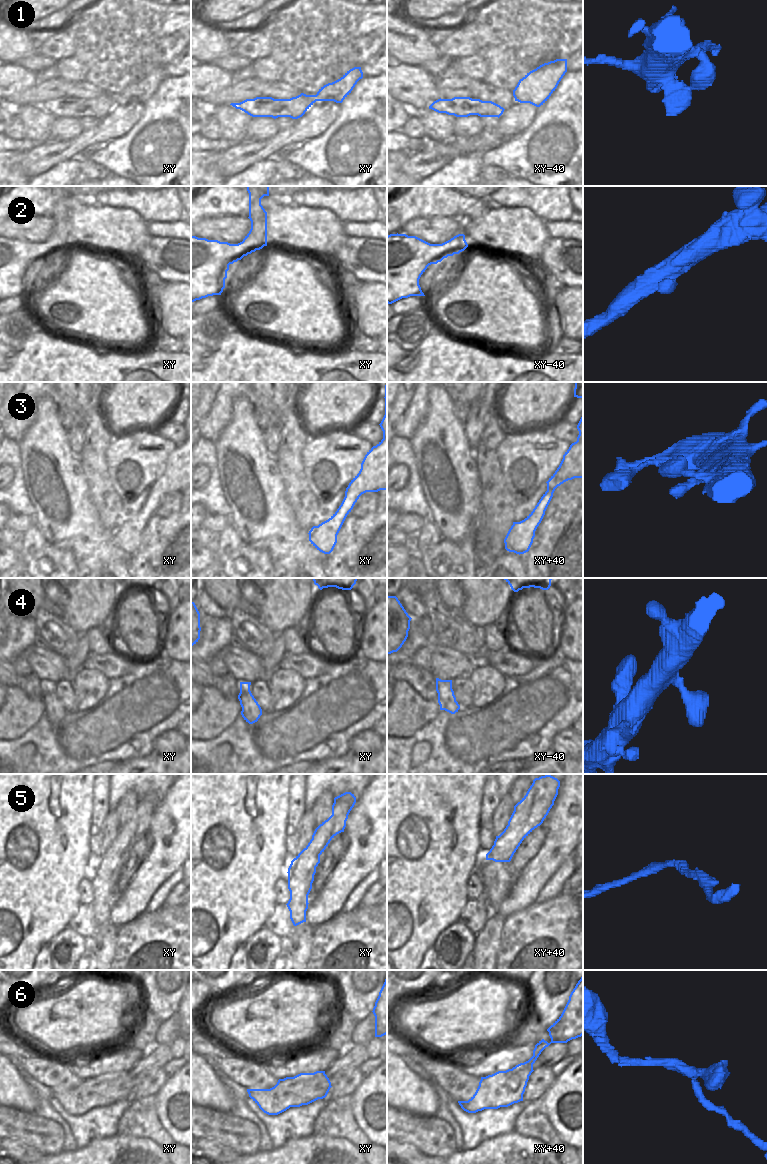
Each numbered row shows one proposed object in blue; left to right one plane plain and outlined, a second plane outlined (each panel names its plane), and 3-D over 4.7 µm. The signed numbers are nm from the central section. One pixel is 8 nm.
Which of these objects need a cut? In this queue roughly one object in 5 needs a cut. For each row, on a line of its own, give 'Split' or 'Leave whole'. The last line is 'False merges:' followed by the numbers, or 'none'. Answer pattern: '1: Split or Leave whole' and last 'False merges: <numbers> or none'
1: Leave whole
2: Leave whole
3: Leave whole
4: Leave whole
5: Leave whole
6: Leave whole
False merges: none.

